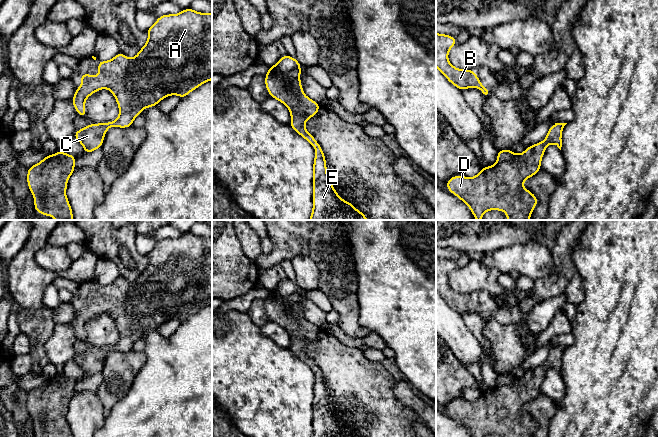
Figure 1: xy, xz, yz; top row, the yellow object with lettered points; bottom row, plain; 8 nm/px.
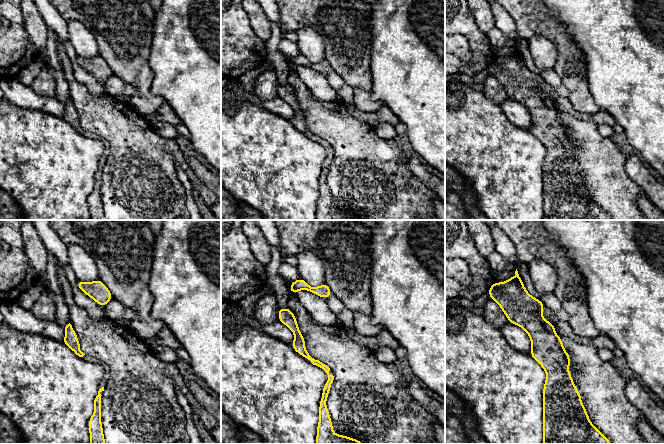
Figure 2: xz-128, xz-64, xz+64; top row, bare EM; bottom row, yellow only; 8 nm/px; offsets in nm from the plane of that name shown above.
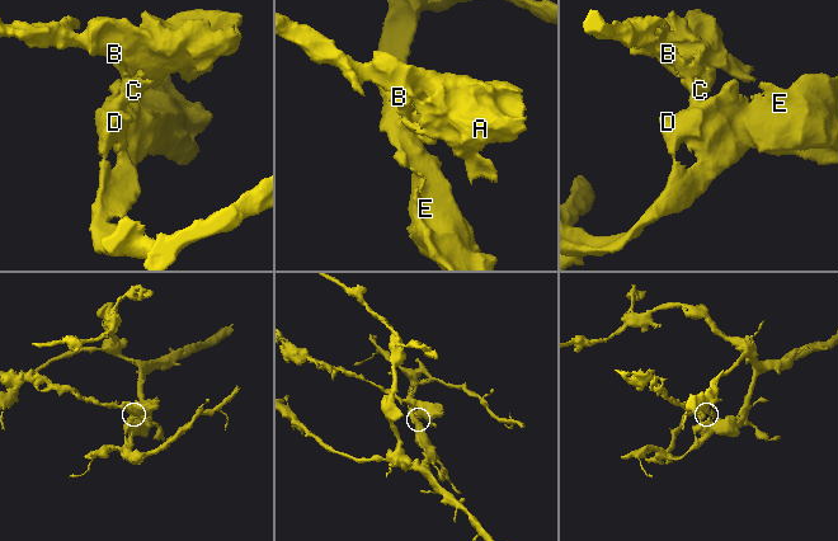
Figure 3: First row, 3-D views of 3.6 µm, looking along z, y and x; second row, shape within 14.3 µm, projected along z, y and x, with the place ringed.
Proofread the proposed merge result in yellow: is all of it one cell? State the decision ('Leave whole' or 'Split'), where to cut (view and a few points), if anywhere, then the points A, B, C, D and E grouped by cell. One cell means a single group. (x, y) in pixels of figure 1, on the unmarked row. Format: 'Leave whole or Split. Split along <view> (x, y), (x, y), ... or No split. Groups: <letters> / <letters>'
Split. Split along xz (275, 289), (282, 295), (299, 294). Groups: A B C / D E

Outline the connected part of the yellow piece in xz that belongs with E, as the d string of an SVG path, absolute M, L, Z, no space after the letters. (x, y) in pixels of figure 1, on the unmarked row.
M276 289L269 290L265 299L265 311L272 322L288 332L291 339L289 350L315 373L312 402L313 433L311 437L362 437L352 427L343 424L337 418L327 399L326 382L322 371L314 360L305 353L306 345L317 339L321 328L304 318L300 301L300 294L282 296Z

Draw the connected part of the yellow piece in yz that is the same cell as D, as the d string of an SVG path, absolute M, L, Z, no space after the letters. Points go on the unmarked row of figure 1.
M553 348L543 365L527 371L522 378L513 377L506 386L497 386L481 392L475 401L453 400L446 405L448 415L466 427L471 437L485 437L490 434L502 434L505 437L532 437L538 427L538 422L523 411L523 406L541 394L541 384L548 368L554 368L561 374L561 360L566 348Z

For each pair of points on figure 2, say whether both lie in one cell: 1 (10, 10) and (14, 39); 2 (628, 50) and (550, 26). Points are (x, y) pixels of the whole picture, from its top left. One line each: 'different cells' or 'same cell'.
1: same cell
2: different cells

